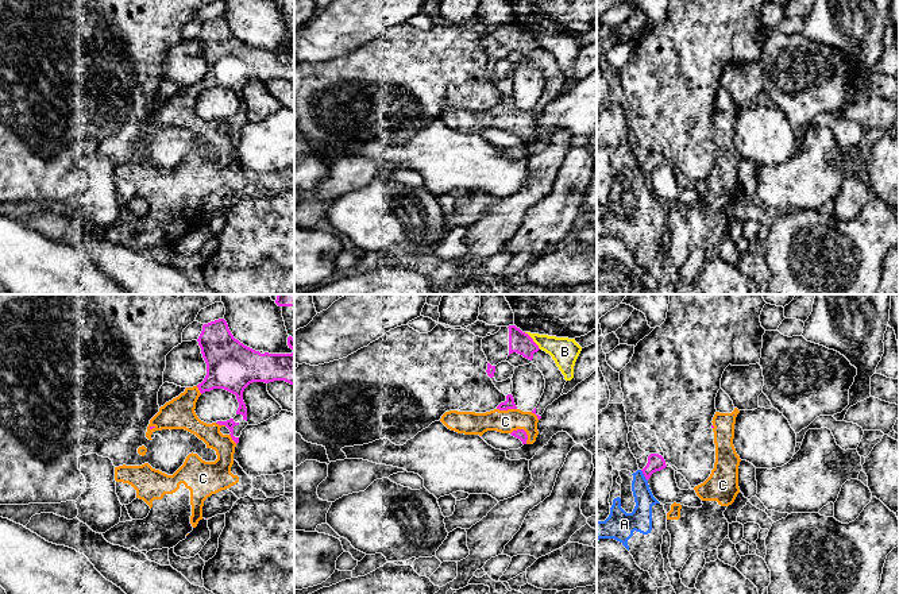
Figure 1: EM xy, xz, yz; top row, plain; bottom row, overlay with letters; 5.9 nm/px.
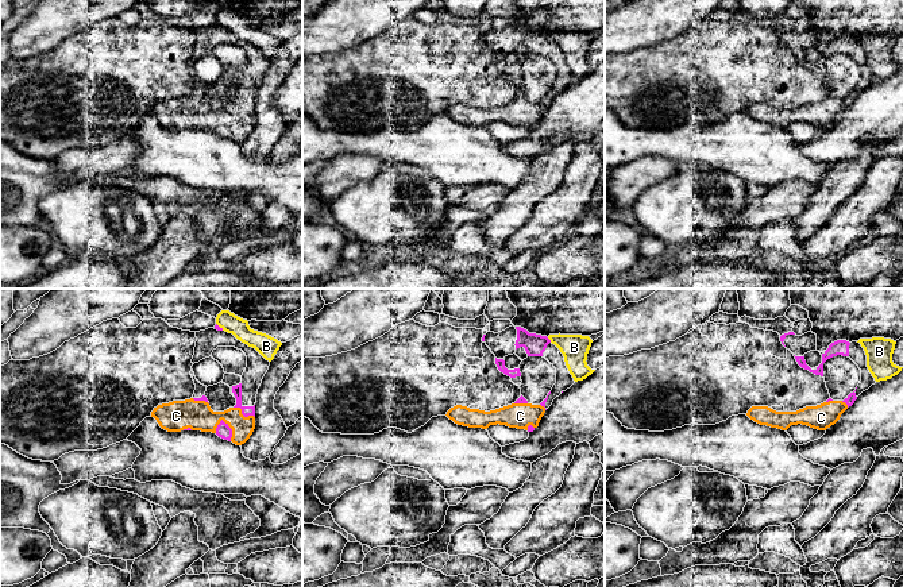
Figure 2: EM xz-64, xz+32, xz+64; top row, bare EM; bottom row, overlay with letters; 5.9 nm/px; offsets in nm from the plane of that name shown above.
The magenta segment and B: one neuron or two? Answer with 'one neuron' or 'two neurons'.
two neurons

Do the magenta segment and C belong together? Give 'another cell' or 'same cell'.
same cell

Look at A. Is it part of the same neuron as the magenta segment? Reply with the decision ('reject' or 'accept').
reject

